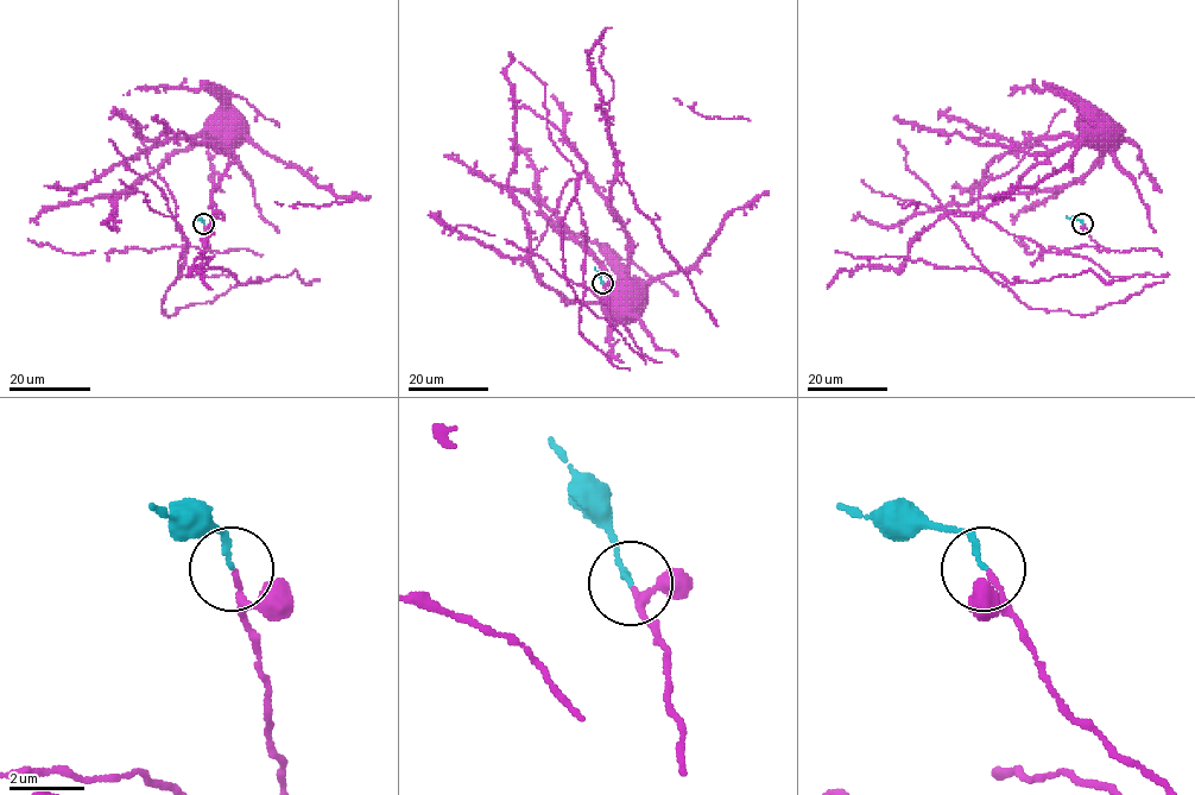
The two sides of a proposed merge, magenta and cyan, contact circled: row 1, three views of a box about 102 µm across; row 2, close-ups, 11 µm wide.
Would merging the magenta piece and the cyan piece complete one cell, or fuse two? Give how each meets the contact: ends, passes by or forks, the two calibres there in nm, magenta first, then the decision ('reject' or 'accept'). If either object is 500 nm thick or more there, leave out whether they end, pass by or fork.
magenta ends | cyan ends | 130/130 nm | accept

